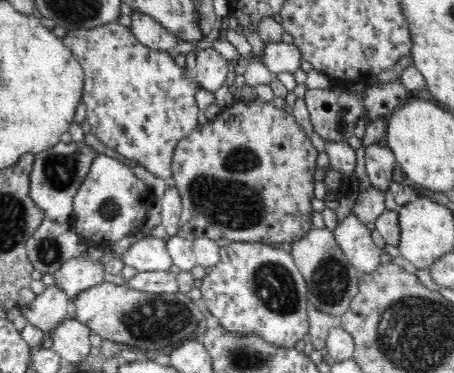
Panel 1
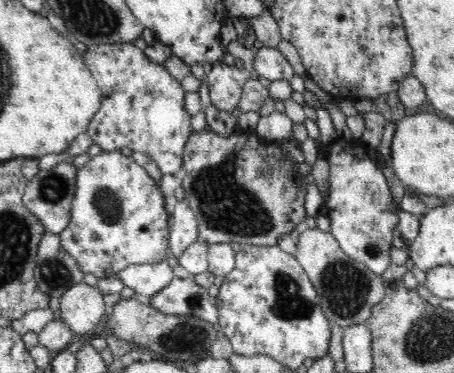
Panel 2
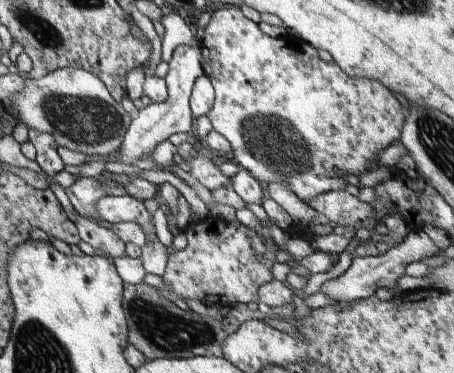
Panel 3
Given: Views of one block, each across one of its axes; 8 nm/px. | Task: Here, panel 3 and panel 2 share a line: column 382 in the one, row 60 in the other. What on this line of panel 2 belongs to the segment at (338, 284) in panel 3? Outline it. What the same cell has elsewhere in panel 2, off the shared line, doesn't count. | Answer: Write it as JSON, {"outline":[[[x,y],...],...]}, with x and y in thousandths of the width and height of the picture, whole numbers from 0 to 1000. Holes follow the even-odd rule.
{"outline":[[[573,129],[564,134],[564,155],[559,155],[559,182],[573,204],[590,209],[595,220],[604,214],[634,214],[656,204],[648,193],[648,182],[634,172],[634,161],[626,155],[626,145],[612,139],[612,129]]]}

